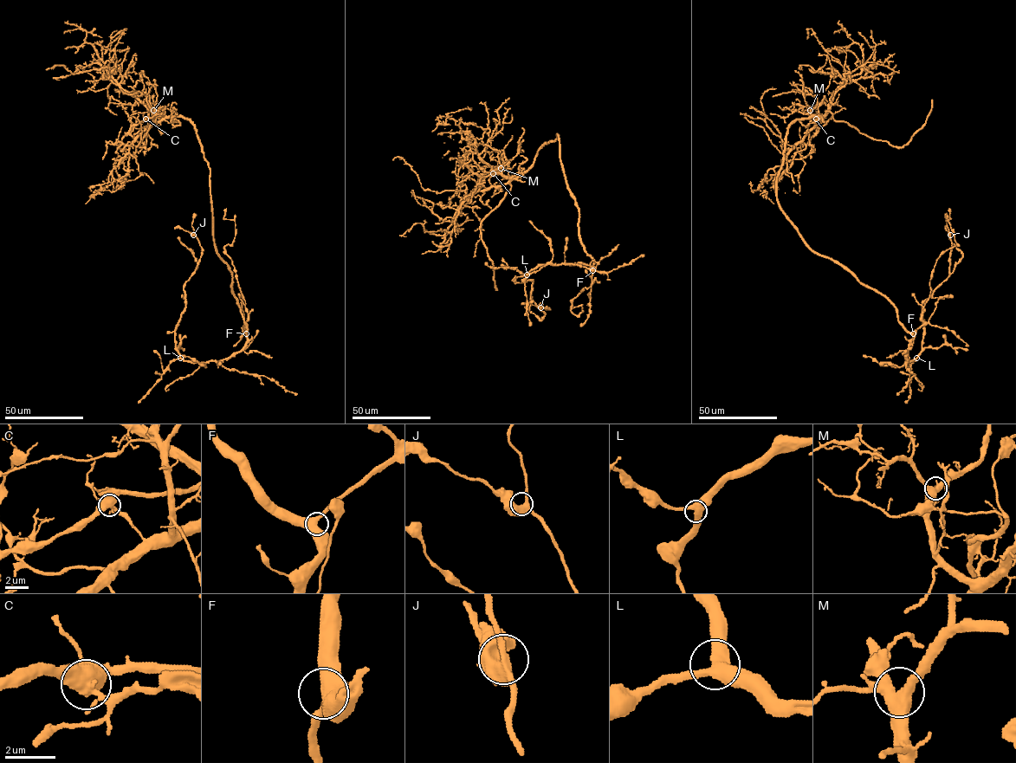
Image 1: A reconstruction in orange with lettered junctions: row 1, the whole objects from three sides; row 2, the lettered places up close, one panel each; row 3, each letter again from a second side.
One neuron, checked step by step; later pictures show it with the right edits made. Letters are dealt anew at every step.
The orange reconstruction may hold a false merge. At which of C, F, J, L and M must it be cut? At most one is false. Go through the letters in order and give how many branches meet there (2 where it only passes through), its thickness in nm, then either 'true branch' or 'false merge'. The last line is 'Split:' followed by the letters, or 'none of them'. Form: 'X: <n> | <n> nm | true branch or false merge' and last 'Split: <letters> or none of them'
C: 4 | 480 nm | false merge
F: 3 | 460 nm | true branch
J: 3 | 440 nm | true branch
L: 3 | 440 nm | true branch
M: 5 | 480 nm | true branch
Split: C

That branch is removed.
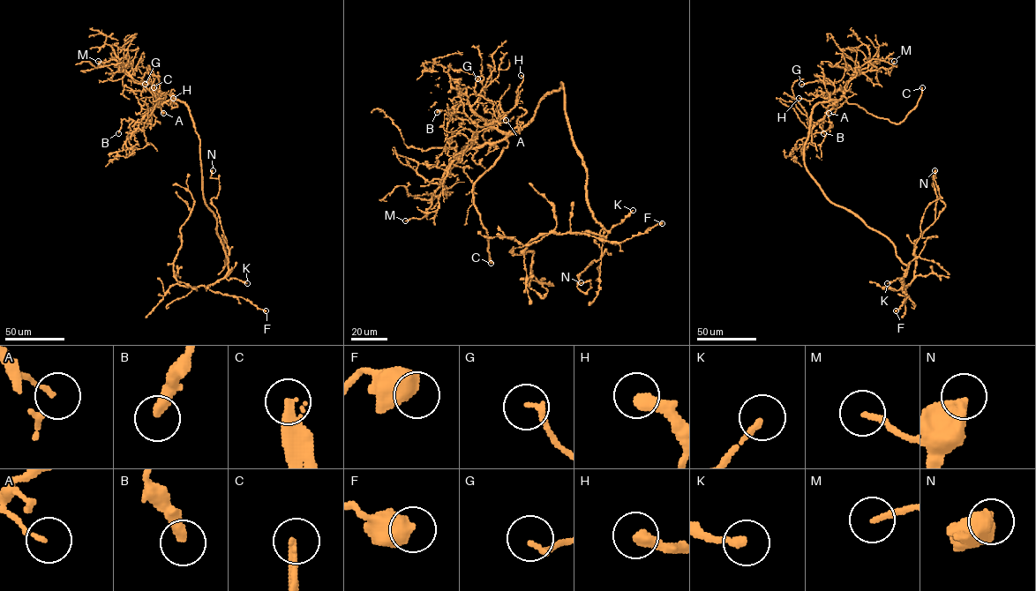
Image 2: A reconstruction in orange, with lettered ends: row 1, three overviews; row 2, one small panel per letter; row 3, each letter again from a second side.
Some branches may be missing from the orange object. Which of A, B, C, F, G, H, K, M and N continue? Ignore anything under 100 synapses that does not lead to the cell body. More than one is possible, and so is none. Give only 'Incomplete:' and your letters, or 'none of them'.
Incomplete: C

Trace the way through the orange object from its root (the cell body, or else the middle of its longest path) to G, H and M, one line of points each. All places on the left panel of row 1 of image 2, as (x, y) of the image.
G: (207, 207), (199, 138), (189, 108), (176, 100), (158, 105), (153, 85), (145, 84)
H: (207, 207), (199, 138), (190, 109), (176, 100), (158, 105), (160, 93), (173, 98)
M: (207, 207), (203, 193), (199, 138), (188, 108), (178, 100), (157, 97), (119, 67), (113, 73), (98, 61)

